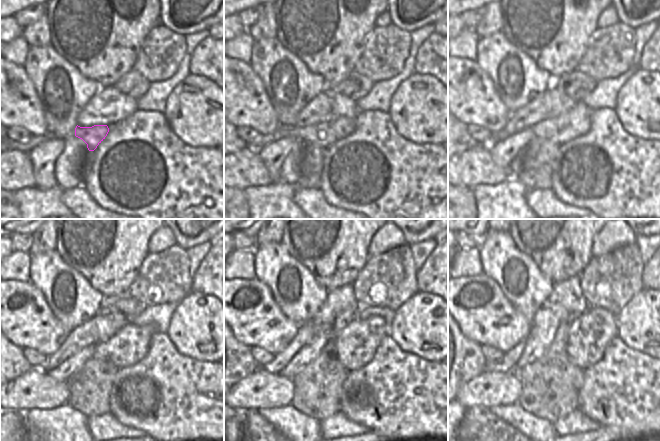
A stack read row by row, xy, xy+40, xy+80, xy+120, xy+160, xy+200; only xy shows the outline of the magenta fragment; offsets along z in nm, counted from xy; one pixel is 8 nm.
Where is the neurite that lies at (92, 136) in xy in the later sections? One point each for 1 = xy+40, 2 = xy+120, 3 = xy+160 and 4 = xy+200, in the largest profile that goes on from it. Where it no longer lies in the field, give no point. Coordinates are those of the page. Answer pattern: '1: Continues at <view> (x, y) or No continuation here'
1: Continues at xy+40 (324, 134)
2: Continues at xy+120 (129, 345)
3: Continues at xy+160 (355, 346)
4: Continues at xy+200 (589, 335)

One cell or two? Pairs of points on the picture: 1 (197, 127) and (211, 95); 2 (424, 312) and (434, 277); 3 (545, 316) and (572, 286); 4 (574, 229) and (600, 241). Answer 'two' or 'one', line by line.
1: one
2: two
3: one
4: two

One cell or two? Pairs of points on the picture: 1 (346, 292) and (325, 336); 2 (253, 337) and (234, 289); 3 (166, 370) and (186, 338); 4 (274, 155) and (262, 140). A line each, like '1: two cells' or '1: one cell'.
1: one cell
2: one cell
3: two cells
4: two cells

